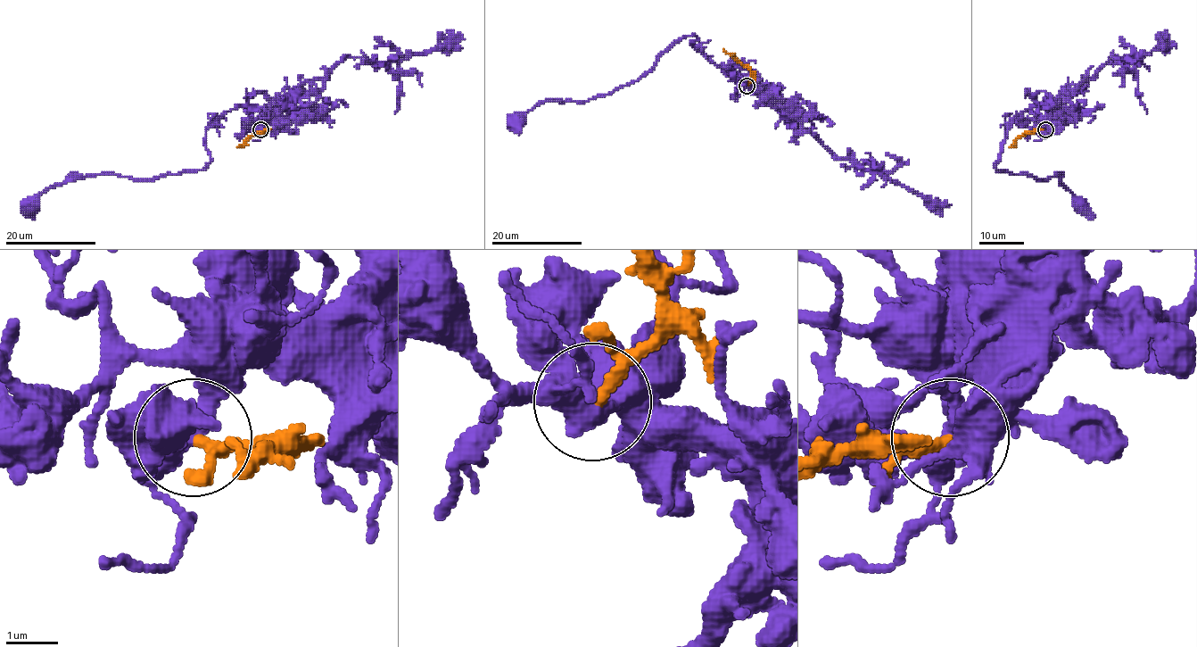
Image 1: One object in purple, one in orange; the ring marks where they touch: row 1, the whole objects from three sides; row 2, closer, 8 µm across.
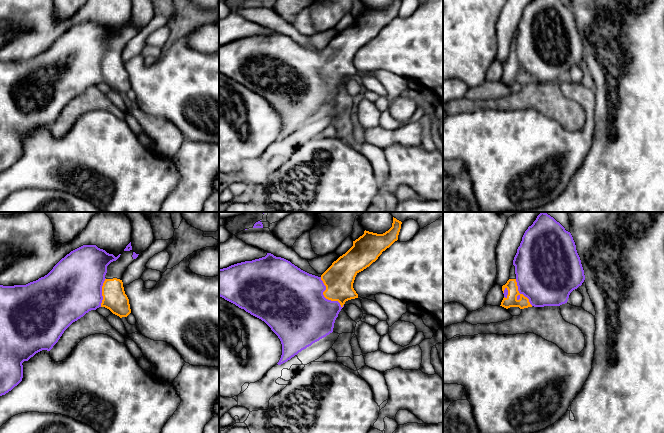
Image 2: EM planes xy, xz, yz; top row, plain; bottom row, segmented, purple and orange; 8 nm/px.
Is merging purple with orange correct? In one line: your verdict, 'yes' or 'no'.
yes

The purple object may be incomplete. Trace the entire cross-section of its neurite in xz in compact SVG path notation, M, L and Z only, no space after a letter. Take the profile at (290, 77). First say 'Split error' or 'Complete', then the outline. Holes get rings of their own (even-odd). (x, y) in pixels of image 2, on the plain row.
Split error. M401 0L392 3L383 10L364 7L364 10L353 17L353 22L320 52L309 50L290 37L267 29L265 33L245 37L219 45L219 72L235 80L251 91L264 97L278 112L282 120L282 131L277 139L281 141L313 119L333 108L334 99L346 77L358 74L353 64L356 51L369 43L378 33L398 16Z

